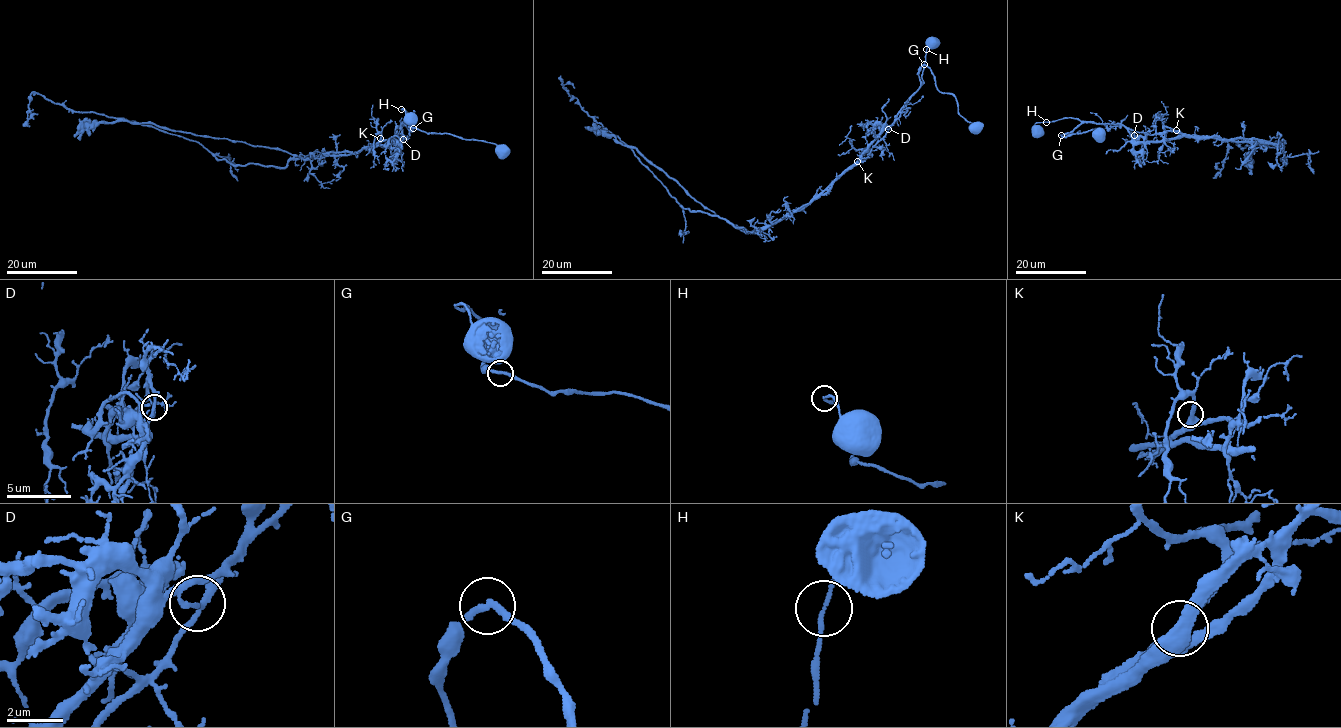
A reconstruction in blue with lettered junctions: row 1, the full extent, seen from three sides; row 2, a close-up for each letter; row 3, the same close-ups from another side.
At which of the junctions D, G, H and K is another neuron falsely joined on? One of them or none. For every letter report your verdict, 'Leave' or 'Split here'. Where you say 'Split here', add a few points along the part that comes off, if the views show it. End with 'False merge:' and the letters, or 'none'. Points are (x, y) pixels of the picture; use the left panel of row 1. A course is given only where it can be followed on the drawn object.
D: Split here. Course of the part to remove: (403, 139), (280, 168), (231, 165), (192, 140), (72, 111), (34, 92), (27, 118), (37, 115)
G: Leave
H: Leave
K: Leave
False merge: D

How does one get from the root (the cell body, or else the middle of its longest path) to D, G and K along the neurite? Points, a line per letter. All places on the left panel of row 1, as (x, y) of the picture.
D: (410, 118), (401, 108), (412, 115), (401, 128), (403, 139)
G: (410, 118), (401, 108), (411, 114), (408, 124), (413, 128)
K: (410, 118), (401, 108), (412, 115), (402, 126), (401, 137), (393, 141), (380, 138)

